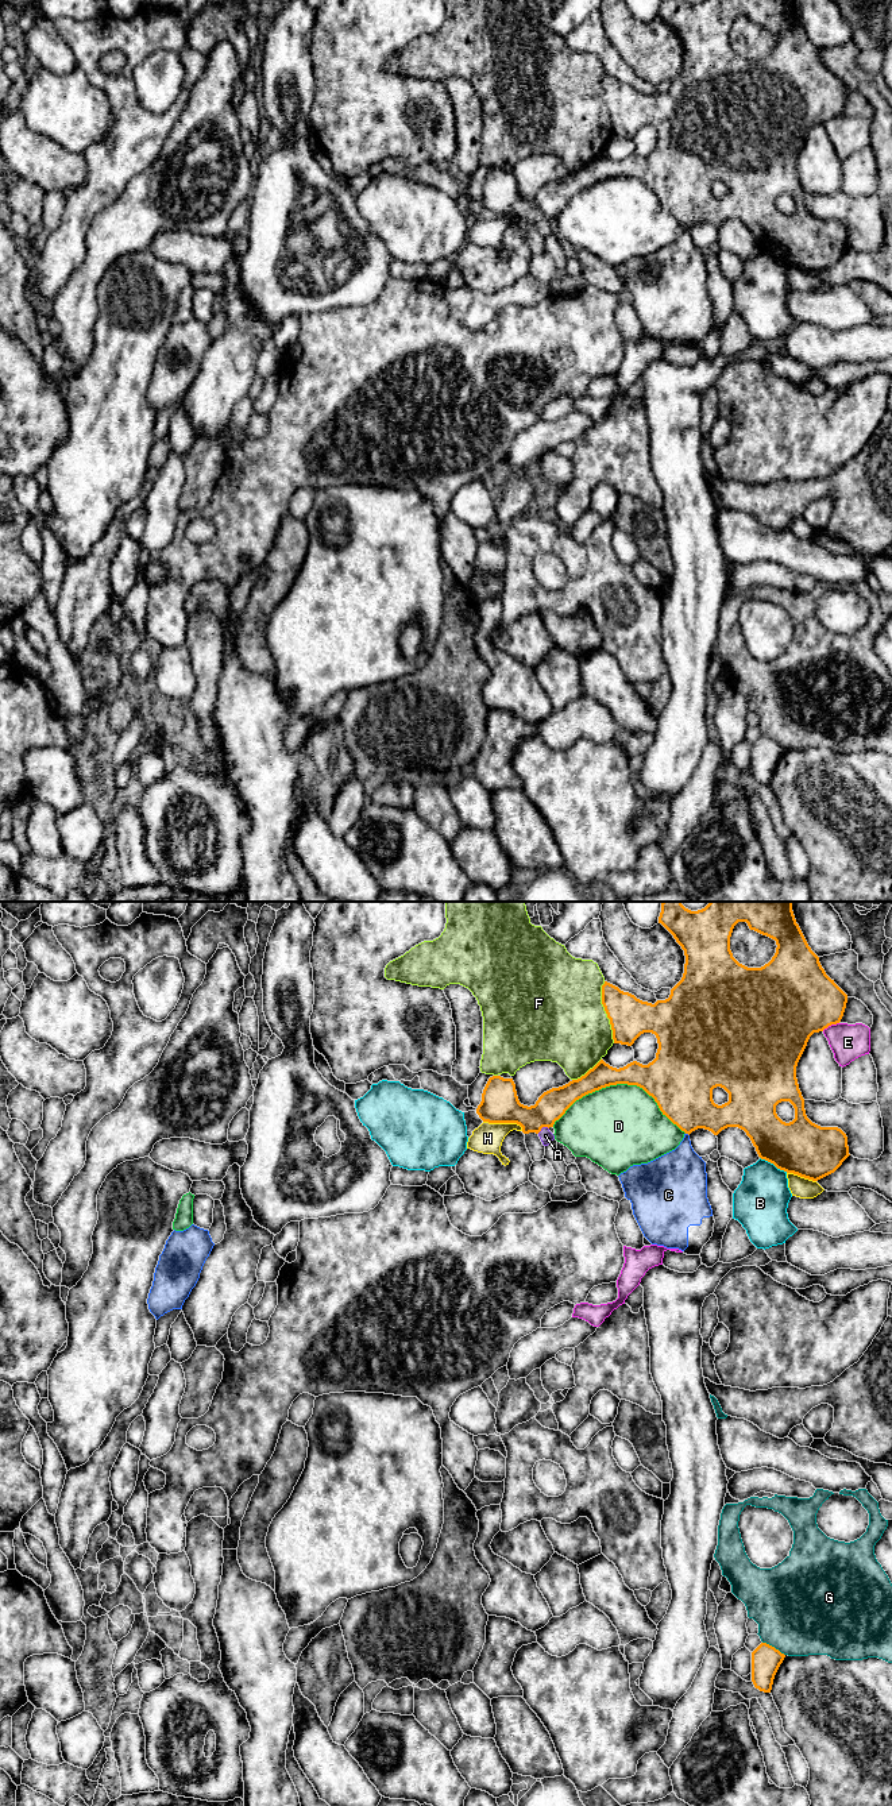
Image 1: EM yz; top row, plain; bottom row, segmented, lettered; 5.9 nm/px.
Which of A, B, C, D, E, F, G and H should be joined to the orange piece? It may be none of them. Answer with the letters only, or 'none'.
A

